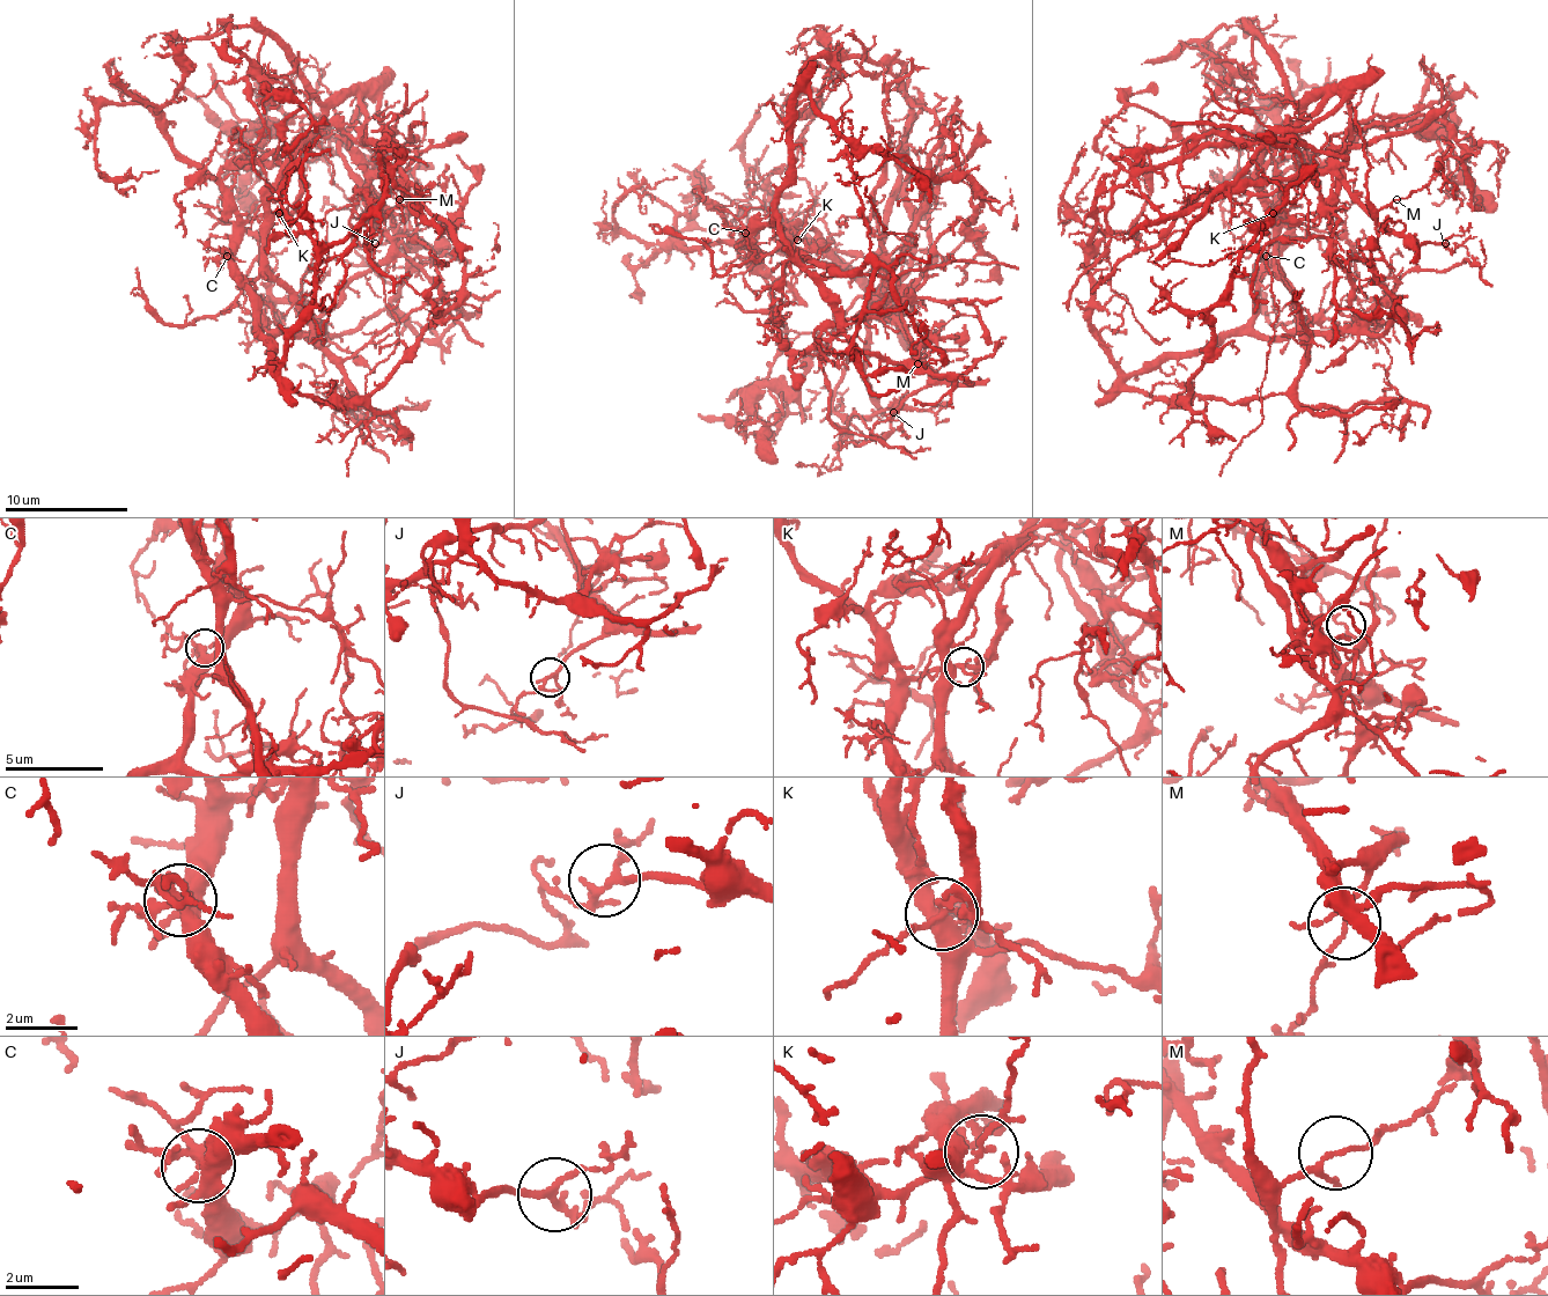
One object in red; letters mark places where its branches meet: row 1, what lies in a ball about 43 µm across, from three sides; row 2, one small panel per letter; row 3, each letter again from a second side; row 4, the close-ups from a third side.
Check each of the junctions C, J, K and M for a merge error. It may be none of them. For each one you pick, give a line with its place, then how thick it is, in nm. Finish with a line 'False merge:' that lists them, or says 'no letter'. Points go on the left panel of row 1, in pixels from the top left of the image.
K: Place: (279, 213). Thickness 260 nm
M: Place: (399, 199). Thickness 120 nm
False merge: K, M

